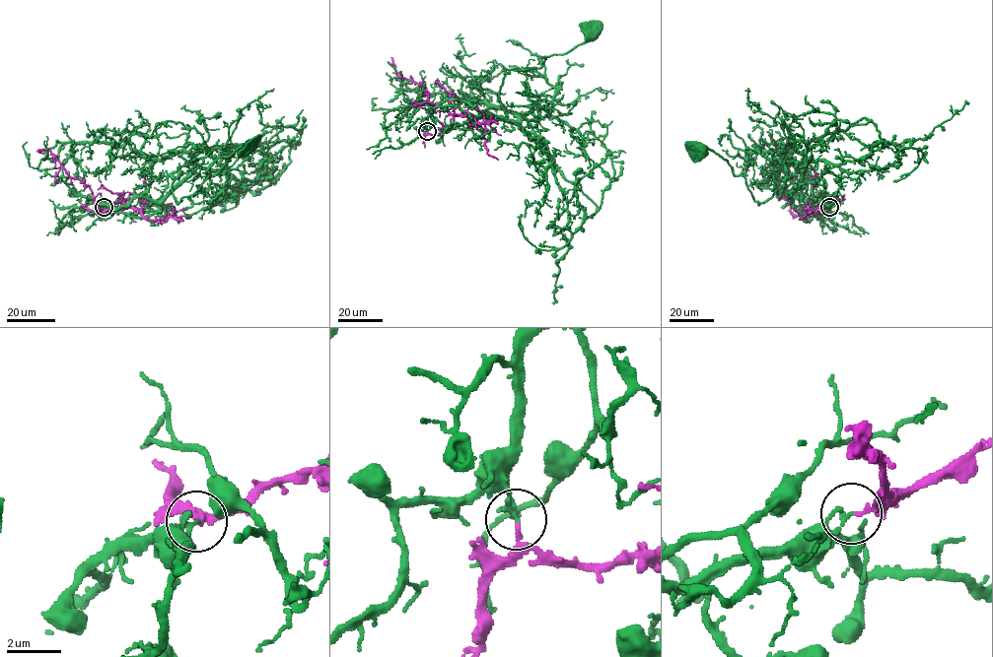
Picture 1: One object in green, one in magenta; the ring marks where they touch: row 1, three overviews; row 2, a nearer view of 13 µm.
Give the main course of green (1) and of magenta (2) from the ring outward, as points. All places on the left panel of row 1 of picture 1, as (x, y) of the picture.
1: (104, 207), (134, 216), (155, 212), (193, 170), (191, 162), (173, 183), (179, 203), (218, 158), (253, 143)
2: (104, 207), (128, 199), (130, 203), (124, 208), (99, 211), (91, 189), (72, 178), (46, 149), (36, 151)

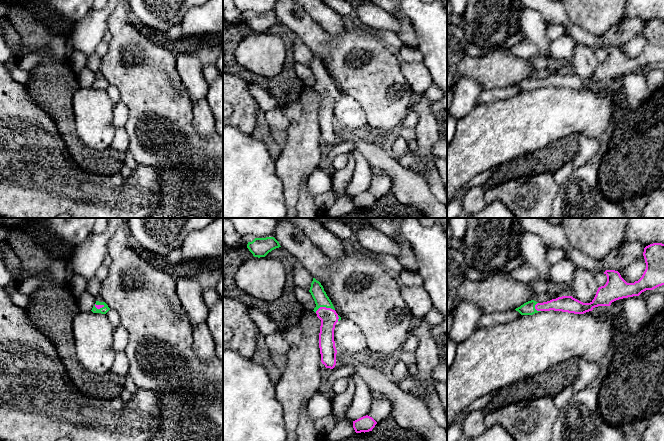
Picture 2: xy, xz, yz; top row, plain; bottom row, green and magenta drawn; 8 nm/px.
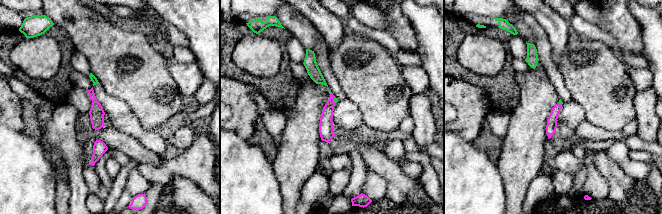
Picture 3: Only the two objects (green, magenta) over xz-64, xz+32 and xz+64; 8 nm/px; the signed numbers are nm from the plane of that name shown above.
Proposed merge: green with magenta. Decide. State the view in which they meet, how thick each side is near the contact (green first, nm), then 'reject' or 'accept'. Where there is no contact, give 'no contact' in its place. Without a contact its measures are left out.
xz | 120/140 nm | reject

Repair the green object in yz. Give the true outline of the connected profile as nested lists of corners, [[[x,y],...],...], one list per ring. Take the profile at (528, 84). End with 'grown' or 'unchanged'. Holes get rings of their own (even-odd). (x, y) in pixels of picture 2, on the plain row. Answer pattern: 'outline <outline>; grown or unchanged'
outline [[[531,76],[516,84],[515,86],[518,87],[521,91],[533,91],[535,89],[541,88],[535,85],[535,81],[537,79],[538,78]]]; unchanged

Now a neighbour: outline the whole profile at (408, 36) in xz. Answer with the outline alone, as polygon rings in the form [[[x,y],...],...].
[[[394,17],[401,25],[401,31],[398,36],[404,46],[418,48],[418,39],[412,23],[403,17]]]

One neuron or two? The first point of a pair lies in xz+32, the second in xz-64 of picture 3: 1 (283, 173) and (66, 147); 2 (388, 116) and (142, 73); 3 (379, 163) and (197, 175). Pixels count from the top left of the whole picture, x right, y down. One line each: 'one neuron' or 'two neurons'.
1: two neurons
2: one neuron
3: two neurons

